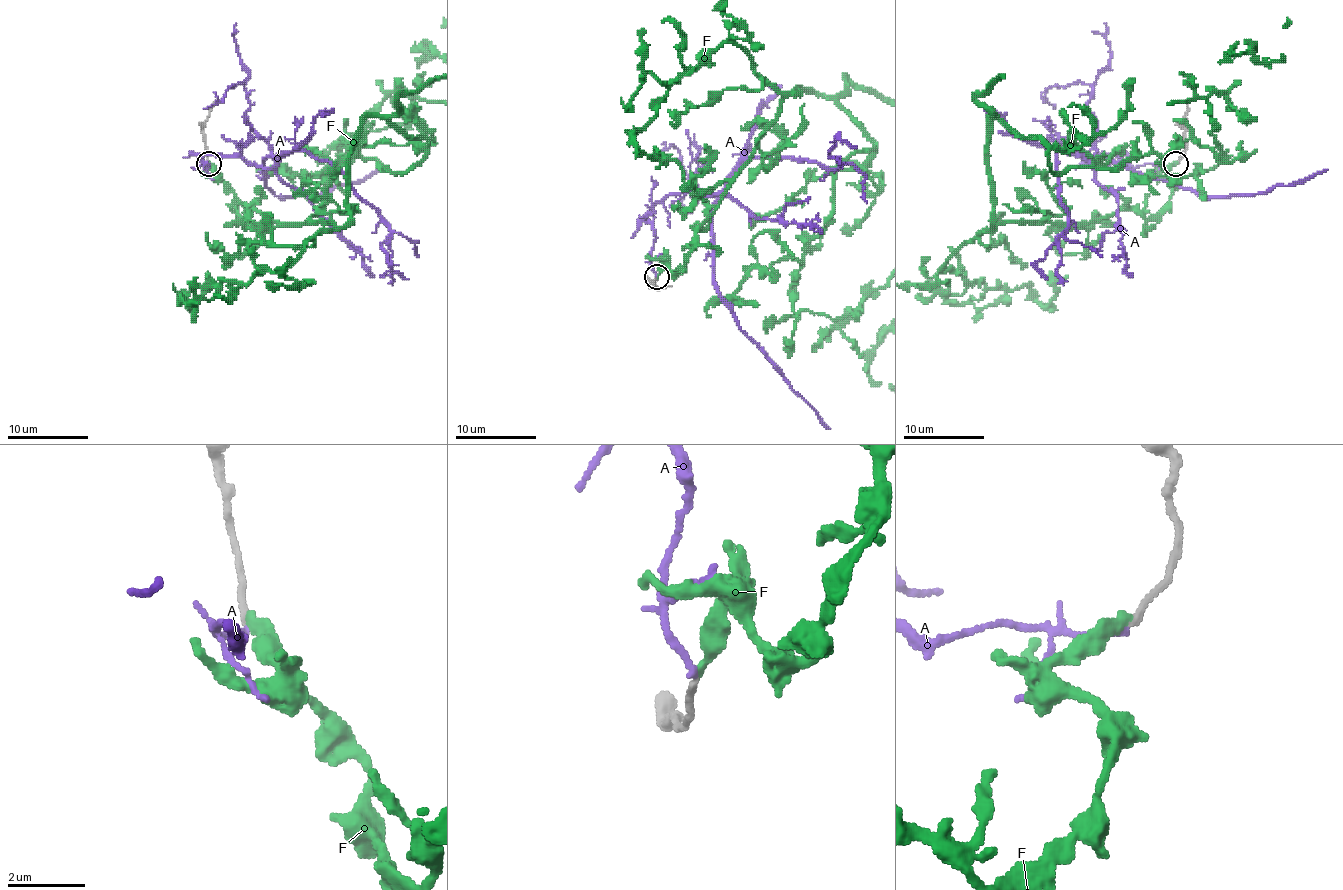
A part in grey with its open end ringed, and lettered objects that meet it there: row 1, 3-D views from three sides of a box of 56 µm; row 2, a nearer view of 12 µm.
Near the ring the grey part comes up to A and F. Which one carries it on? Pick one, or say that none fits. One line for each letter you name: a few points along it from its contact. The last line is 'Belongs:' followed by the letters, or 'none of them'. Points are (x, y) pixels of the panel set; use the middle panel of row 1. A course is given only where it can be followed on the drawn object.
A: Its course: (657, 276), (649, 211), (684, 191), (722, 193), (712, 211), (718, 296), (830, 428)
Belongs: A

